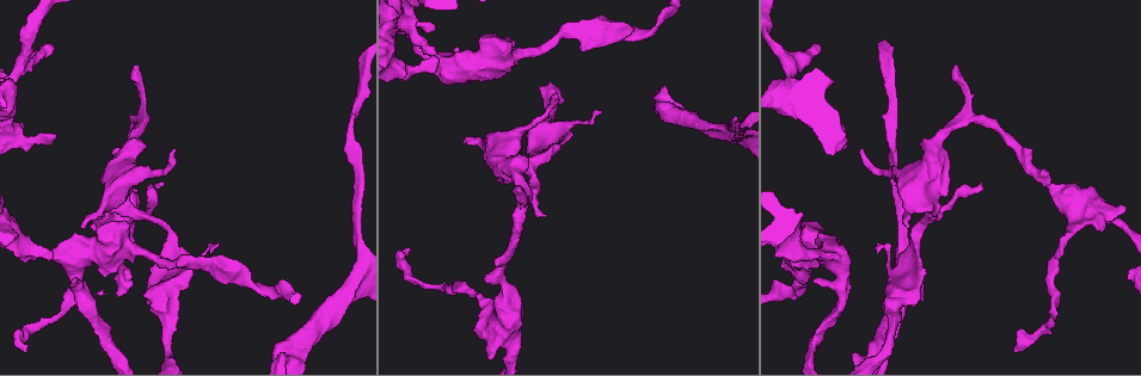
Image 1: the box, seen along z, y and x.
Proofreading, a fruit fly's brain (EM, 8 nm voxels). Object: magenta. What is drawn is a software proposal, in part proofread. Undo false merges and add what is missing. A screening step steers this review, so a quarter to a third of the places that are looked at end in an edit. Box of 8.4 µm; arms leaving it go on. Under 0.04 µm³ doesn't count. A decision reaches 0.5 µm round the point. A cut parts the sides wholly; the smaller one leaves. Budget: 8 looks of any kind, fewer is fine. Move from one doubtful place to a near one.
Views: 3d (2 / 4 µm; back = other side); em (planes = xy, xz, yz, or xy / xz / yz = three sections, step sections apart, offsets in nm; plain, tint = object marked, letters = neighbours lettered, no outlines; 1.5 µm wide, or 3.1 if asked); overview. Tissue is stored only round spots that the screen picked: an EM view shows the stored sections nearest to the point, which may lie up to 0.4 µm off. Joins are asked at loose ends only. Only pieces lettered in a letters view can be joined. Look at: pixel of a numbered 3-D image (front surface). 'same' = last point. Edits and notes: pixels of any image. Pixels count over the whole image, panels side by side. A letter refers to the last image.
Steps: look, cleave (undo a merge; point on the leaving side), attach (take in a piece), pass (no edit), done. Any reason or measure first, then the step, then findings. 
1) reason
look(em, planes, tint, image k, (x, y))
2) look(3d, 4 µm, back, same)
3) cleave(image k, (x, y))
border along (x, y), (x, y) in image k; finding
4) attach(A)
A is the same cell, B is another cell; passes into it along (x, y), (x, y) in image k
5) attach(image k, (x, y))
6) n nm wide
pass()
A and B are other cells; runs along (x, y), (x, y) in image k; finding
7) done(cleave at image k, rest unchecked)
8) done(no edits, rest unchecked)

branch stops here
look(em, yz, step 4, letters, image 1, (544, 215))

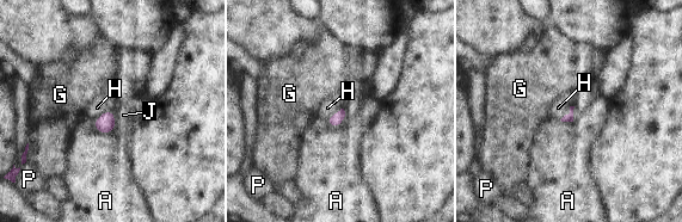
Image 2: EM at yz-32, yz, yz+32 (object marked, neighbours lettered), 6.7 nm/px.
pass()
A, G, H, J and P are other cells; border along (106, 110), (94, 119) in image 2; none of them fits

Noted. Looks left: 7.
sudden change in width
look(3d, 4 µm, image 1, (501, 279))

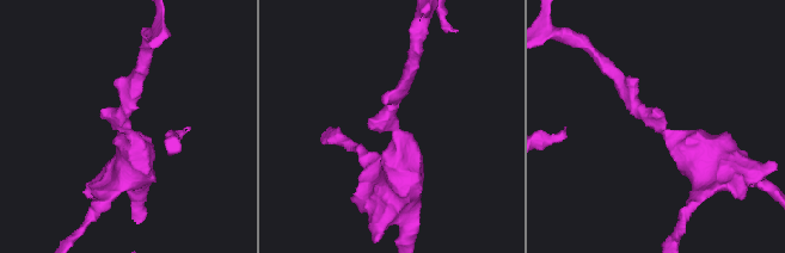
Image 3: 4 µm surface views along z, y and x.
arms of 220, 500 nm
look(em, planes, letters, image 3, (661, 128))

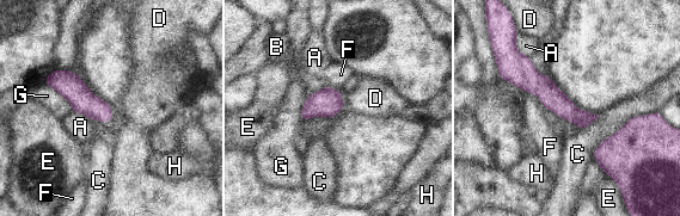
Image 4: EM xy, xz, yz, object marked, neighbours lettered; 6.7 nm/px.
pass()
A, B, C, D, E, F, G and H are other cells; runs along (504, 76), (525, 76), (592, 117) in image 4; all the same neuron

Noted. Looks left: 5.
three-way junction
look(3d, 4 µm, back, image 1, (352, 288))

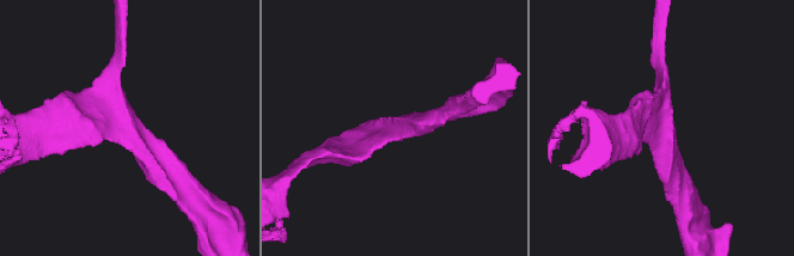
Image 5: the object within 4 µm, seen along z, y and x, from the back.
3 arms; arms of 190, 200, 260 nm; now the EM
look(em, yz, step 8, letters, image 5, (663, 123))

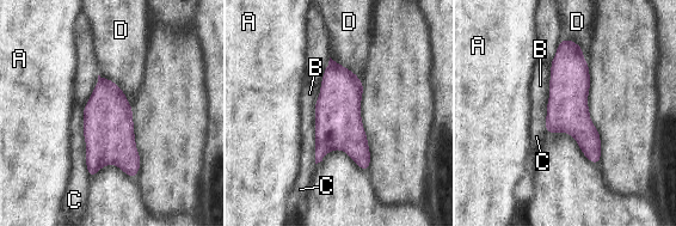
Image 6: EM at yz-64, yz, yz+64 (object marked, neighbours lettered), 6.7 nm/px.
C touches over 500 nm
pass()
A, B, C and D are other cells; runs along (563, 42), (569, 112), (596, 160) in image 6; all the same neuron

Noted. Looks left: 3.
done(no edits, rest unchecked)

